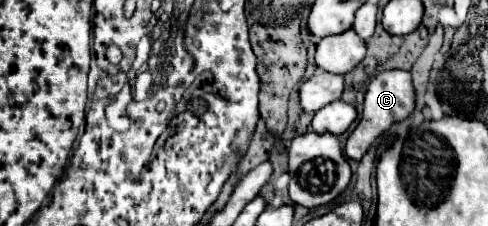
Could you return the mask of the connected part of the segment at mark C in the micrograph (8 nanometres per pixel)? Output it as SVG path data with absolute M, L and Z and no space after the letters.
M392 69L392 71L382 71L378 73L364 95L364 113L362 119L358 121L358 125L354 127L354 131L348 135L346 141L346 155L350 159L360 161L362 155L368 151L368 147L372 145L372 141L386 131L392 123L406 119L410 113L414 111L414 87L412 87L412 79L408 71L400 71L400 69Z

